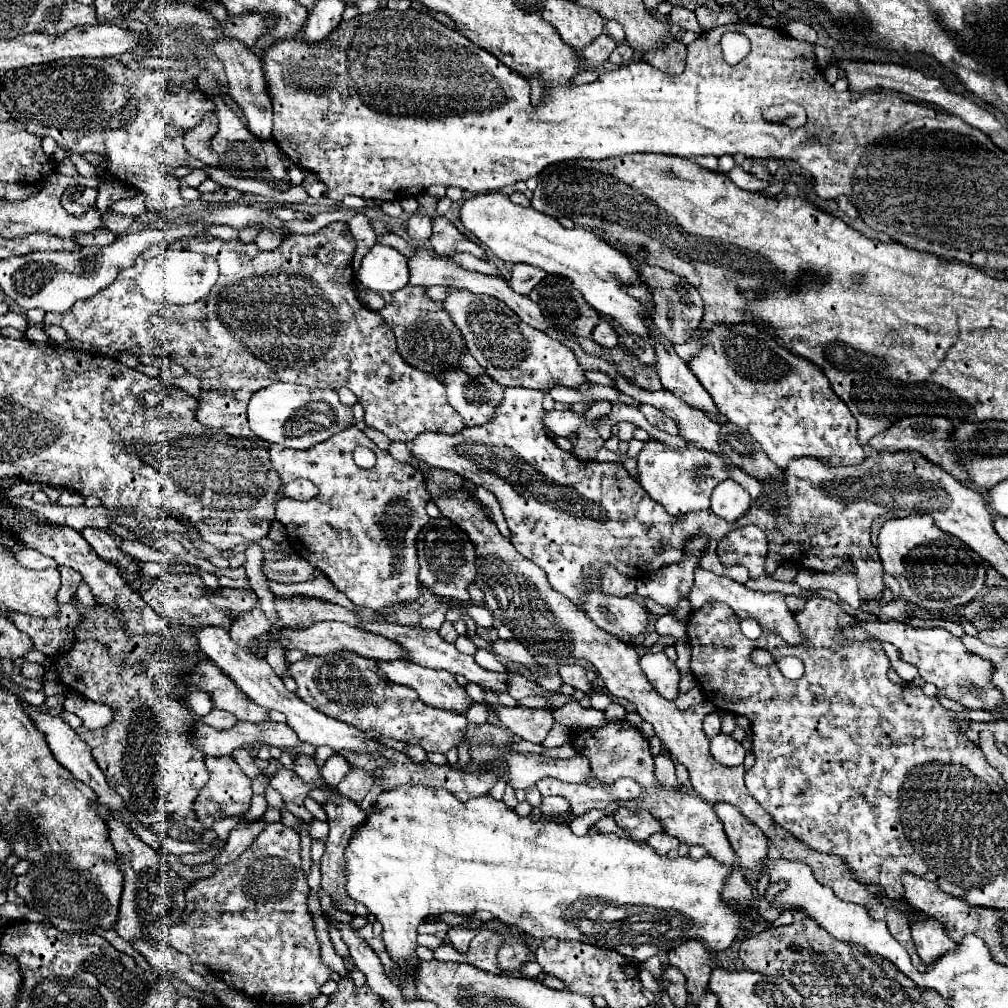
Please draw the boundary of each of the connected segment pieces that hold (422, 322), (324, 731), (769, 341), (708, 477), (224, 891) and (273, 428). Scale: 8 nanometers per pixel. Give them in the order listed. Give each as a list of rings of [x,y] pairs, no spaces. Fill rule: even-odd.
[[[407,285],[401,291],[393,293],[393,303],[385,305],[379,313],[393,329],[397,337],[397,351],[405,363],[419,371],[441,375],[449,369],[457,369],[461,355],[467,351],[461,331],[455,327],[453,319],[447,315],[441,303],[431,301],[425,295],[427,287]]]
[[[203,627],[203,629],[195,629],[193,635],[197,637],[197,645],[201,649],[201,653],[207,655],[207,659],[211,659],[251,701],[255,701],[257,705],[265,707],[265,709],[277,709],[281,713],[287,715],[287,725],[297,733],[297,737],[305,743],[311,743],[315,747],[319,745],[329,745],[331,749],[339,751],[339,749],[351,749],[351,751],[381,751],[381,743],[375,739],[369,739],[363,731],[347,725],[347,723],[339,723],[319,711],[315,711],[313,707],[309,707],[307,703],[303,703],[295,693],[289,693],[283,685],[283,681],[273,673],[273,669],[269,667],[269,663],[265,659],[259,659],[255,655],[249,655],[247,649],[239,647],[225,629],[221,627]]]
[[[749,323],[719,325],[705,337],[705,347],[689,369],[713,397],[715,407],[731,423],[747,429],[779,469],[785,471],[789,459],[797,457],[817,457],[833,467],[865,459],[857,443],[855,417],[833,393],[823,371],[793,355],[765,331]]]
[[[647,441],[643,451],[637,455],[637,463],[639,463],[639,483],[651,495],[651,499],[655,499],[665,507],[669,515],[707,511],[713,489],[727,477],[737,481],[741,487],[745,487],[745,491],[749,491],[751,499],[759,507],[763,507],[763,503],[769,503],[761,483],[755,481],[751,475],[739,471],[737,467],[725,469],[719,457],[707,457],[705,451],[699,451],[697,447],[691,447],[691,445],[681,451],[681,449],[671,449],[659,441]]]
[[[267,823],[265,831],[255,839],[255,843],[251,843],[247,847],[247,851],[243,851],[239,855],[239,859],[235,859],[233,863],[227,863],[227,865],[219,867],[211,879],[203,879],[203,881],[199,881],[199,883],[195,883],[193,887],[187,889],[187,909],[181,915],[181,921],[177,925],[167,927],[165,937],[163,937],[165,943],[169,947],[173,947],[175,951],[183,951],[185,955],[189,955],[191,963],[203,963],[203,965],[207,965],[213,971],[213,975],[219,977],[229,987],[239,989],[239,991],[251,995],[253,999],[257,999],[257,1001],[261,1001],[265,1005],[305,1005],[305,1003],[311,1003],[321,993],[319,991],[321,985],[331,979],[331,971],[321,963],[321,951],[319,951],[319,941],[315,937],[313,919],[307,913],[307,893],[309,893],[309,887],[307,887],[305,873],[301,869],[299,851],[301,851],[301,847],[299,847],[299,835],[297,835],[295,829],[285,827],[283,823]]]
[[[273,383],[259,389],[247,405],[247,421],[257,439],[289,449],[307,449],[353,425],[353,411],[331,389],[309,389],[297,383]]]

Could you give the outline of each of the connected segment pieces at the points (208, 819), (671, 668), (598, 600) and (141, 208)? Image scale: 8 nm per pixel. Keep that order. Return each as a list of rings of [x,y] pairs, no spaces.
[[[205,757],[205,765],[209,771],[207,787],[199,793],[199,799],[195,803],[195,811],[199,813],[199,819],[205,829],[211,829],[217,819],[241,815],[251,805],[251,779],[239,769],[239,765],[231,757]]]
[[[645,653],[639,659],[639,665],[657,693],[661,693],[665,699],[675,699],[679,695],[679,671],[677,665],[667,659],[665,653]]]
[[[597,587],[585,597],[583,609],[595,625],[619,639],[637,639],[647,631],[649,615],[639,599],[607,597]]]
[[[137,194],[131,199],[119,199],[111,205],[111,209],[115,213],[123,213],[123,215],[143,215],[146,211],[145,196]]]

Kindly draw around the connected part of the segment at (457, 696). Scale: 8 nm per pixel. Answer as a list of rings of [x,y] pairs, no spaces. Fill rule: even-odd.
[[[391,661],[379,663],[379,669],[391,683],[407,685],[417,691],[419,699],[437,709],[449,709],[457,713],[467,713],[475,703],[465,687],[457,685],[455,675],[449,671],[437,671],[421,667],[413,661]]]

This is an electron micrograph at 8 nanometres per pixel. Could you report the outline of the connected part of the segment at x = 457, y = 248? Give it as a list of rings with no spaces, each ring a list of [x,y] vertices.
[[[439,217],[433,221],[433,235],[431,235],[431,247],[439,253],[439,255],[447,255],[453,257],[455,253],[471,253],[479,259],[489,259],[487,253],[473,243],[467,235],[463,235],[447,217]]]

